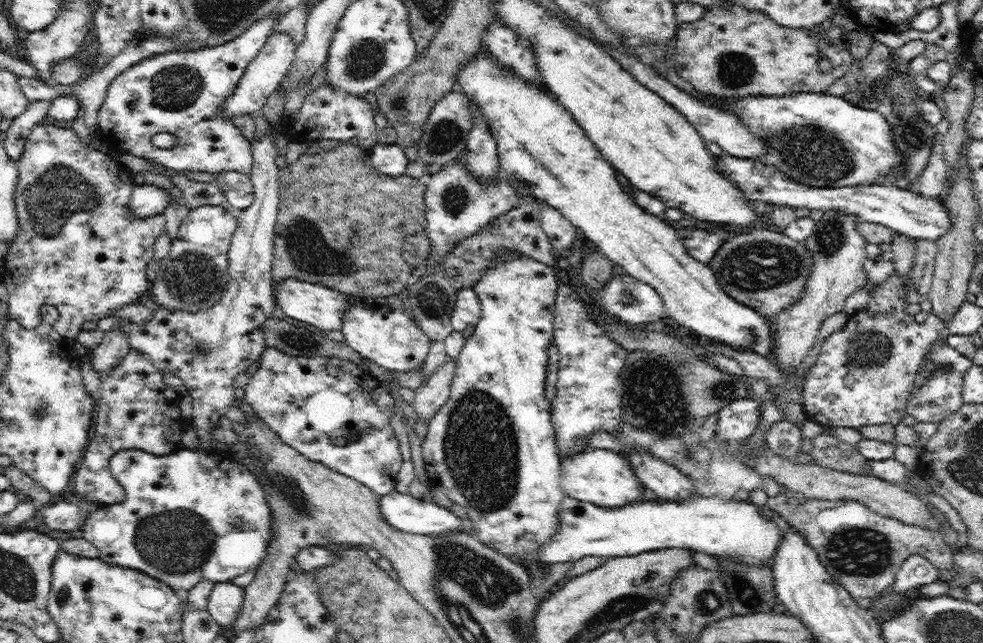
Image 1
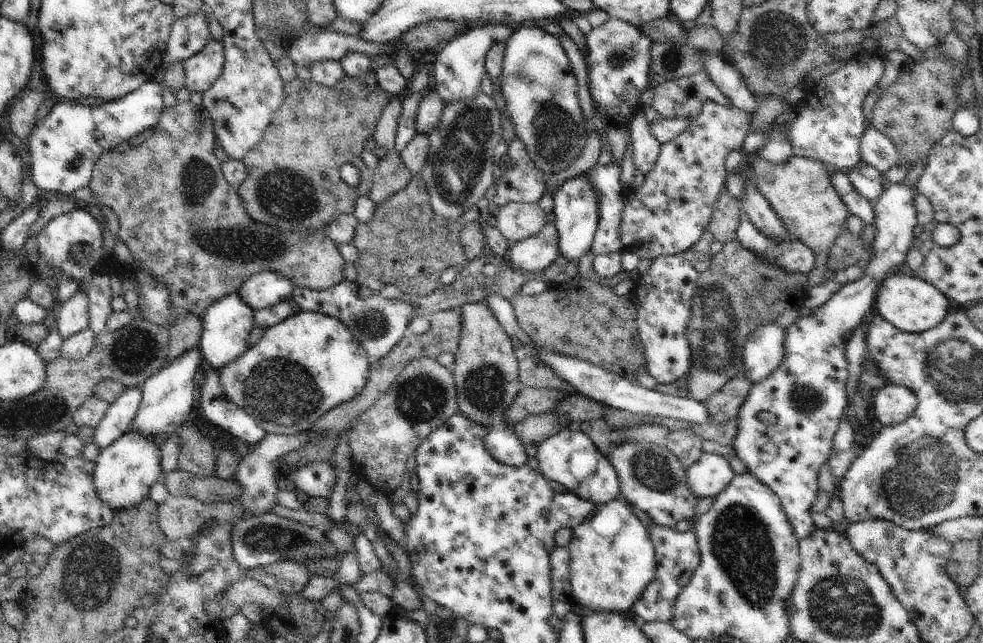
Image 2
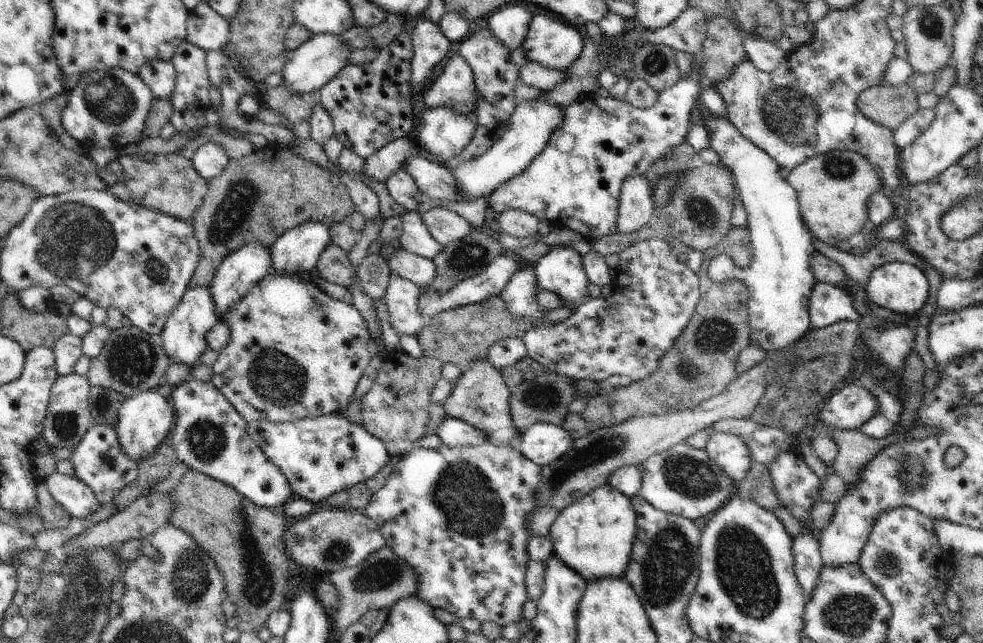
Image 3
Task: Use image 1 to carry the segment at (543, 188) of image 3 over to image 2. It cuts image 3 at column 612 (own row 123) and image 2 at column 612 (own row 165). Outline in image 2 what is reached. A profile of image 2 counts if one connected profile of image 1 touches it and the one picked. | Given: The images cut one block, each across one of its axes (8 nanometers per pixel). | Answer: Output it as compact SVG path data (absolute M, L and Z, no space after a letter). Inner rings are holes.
M611 162L609 166L596 164L586 173L594 190L598 192L598 206L600 206L598 210L600 218L590 250L594 256L624 250L618 232L622 210L626 204L624 187L620 185L620 174L622 167L616 162Z

